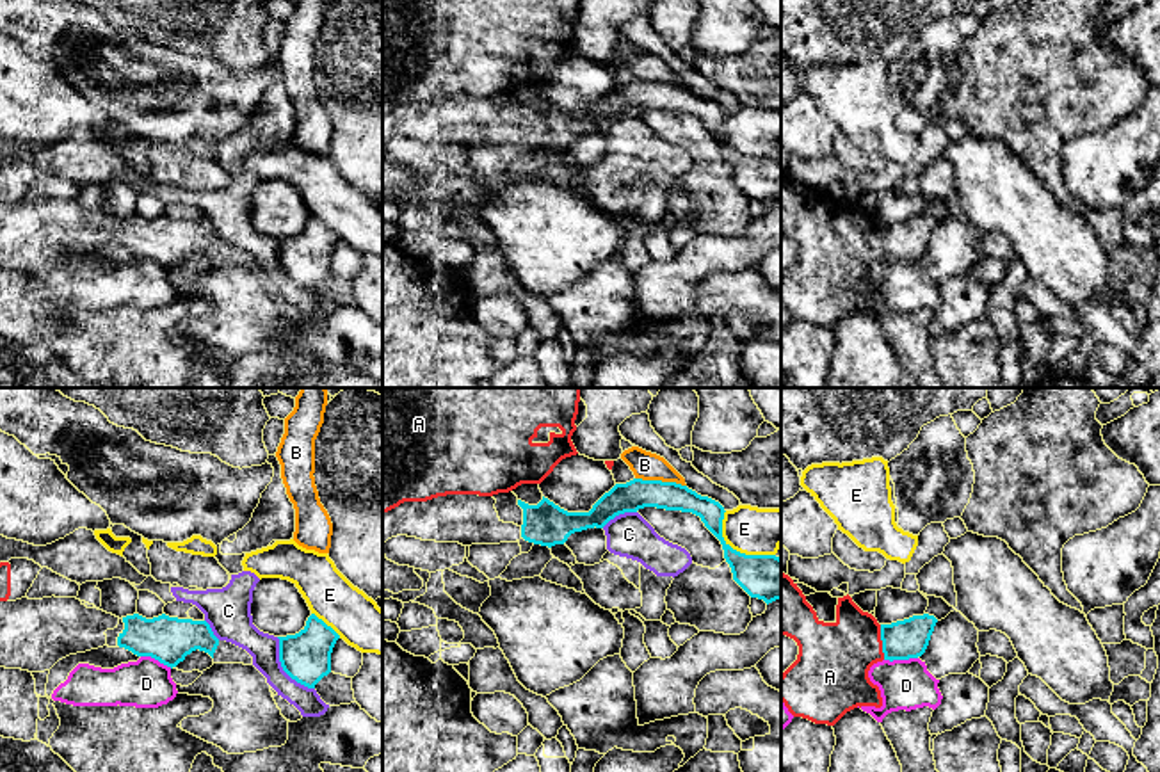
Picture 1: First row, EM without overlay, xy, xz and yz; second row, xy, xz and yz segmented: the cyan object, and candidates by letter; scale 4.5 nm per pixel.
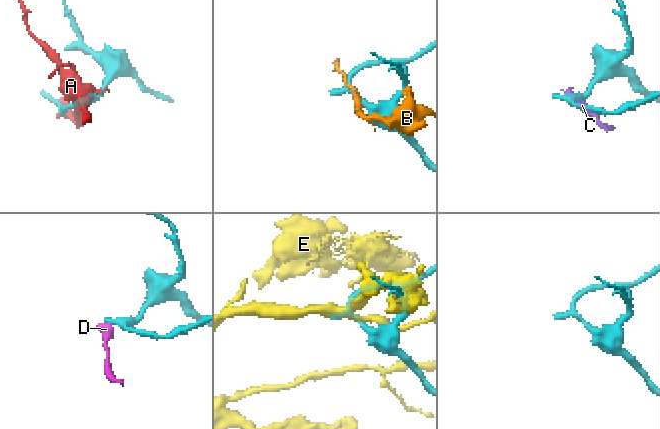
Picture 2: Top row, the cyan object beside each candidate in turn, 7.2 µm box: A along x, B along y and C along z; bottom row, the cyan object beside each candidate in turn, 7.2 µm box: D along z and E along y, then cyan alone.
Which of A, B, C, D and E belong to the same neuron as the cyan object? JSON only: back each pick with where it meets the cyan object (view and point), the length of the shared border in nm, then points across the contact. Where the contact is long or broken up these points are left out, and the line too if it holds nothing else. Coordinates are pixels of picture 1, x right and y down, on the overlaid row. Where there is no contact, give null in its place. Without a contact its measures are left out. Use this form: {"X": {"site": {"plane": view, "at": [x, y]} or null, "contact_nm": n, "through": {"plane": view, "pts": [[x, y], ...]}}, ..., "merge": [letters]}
{"merge": []}

